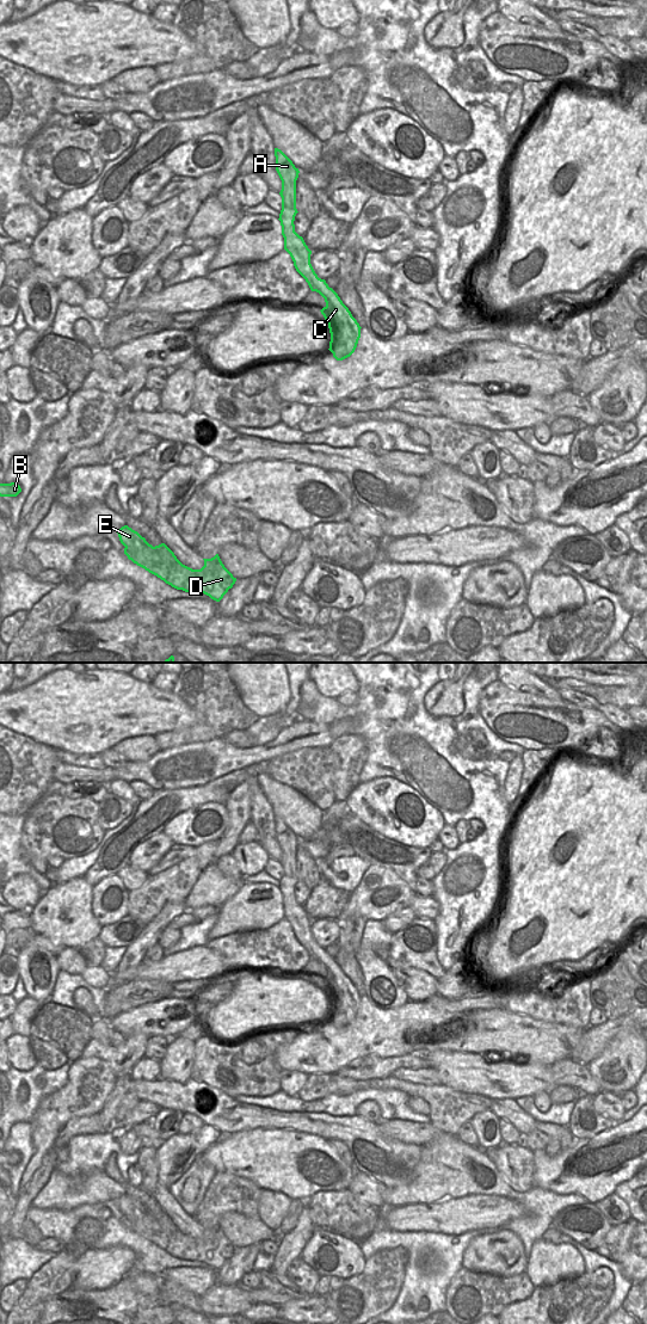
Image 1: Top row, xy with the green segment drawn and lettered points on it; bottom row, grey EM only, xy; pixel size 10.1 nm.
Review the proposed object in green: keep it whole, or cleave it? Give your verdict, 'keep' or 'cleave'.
cleave

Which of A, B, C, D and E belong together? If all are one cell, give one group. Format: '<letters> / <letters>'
A C E / B D

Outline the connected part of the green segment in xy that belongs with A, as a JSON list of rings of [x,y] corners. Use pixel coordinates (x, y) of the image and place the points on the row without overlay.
[[[275,817],[276,839],[282,849],[282,879],[279,889],[284,906],[284,918],[290,923],[296,940],[306,948],[312,960],[319,961],[326,971],[320,979],[328,992],[331,1010],[329,1020],[337,1029],[350,1026],[361,1006],[361,994],[352,985],[349,977],[343,972],[338,962],[328,955],[325,948],[315,942],[310,932],[312,919],[302,905],[295,900],[296,877],[296,849],[298,837],[278,817]]]

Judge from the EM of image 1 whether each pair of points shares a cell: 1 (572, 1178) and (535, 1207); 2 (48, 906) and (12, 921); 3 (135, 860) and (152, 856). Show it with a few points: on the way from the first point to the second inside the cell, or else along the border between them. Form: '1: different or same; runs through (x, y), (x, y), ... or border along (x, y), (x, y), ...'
1: different; border along (535, 1186), (560, 1194), (579, 1194), (581, 1196)
2: different; border along (26, 911), (31, 917), (31, 928)
3: same; runs through (139, 860), (148, 856)

